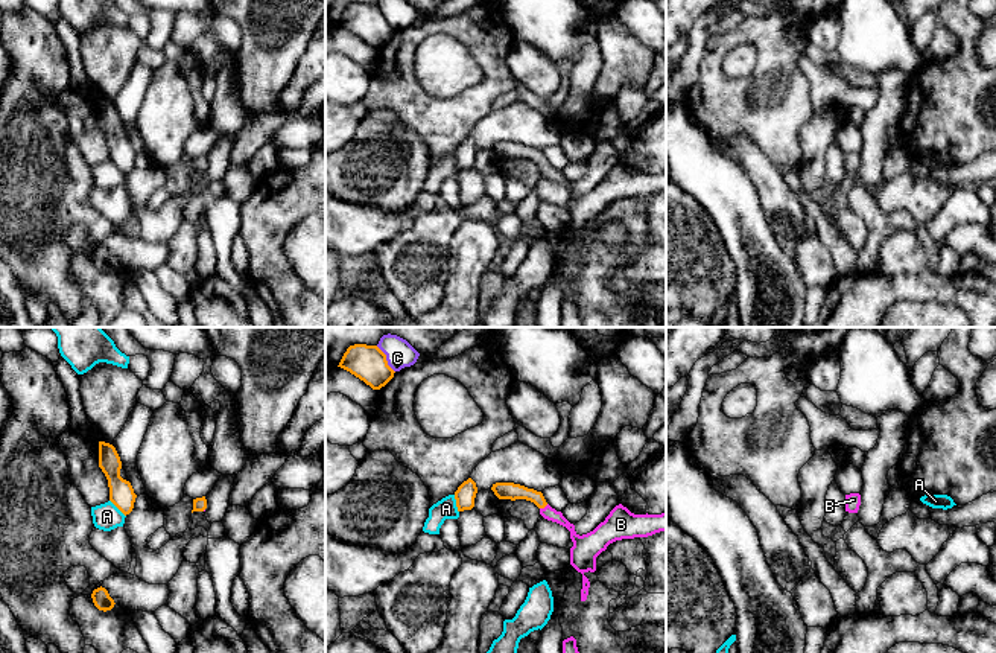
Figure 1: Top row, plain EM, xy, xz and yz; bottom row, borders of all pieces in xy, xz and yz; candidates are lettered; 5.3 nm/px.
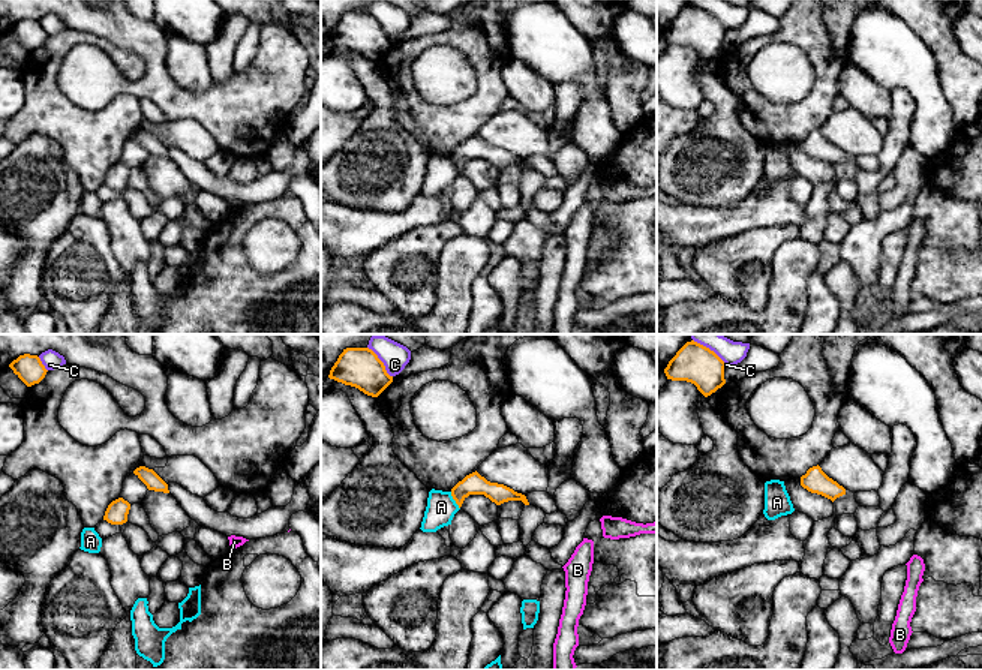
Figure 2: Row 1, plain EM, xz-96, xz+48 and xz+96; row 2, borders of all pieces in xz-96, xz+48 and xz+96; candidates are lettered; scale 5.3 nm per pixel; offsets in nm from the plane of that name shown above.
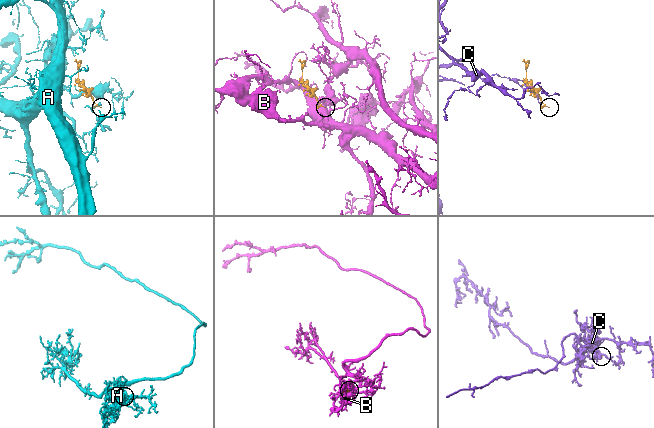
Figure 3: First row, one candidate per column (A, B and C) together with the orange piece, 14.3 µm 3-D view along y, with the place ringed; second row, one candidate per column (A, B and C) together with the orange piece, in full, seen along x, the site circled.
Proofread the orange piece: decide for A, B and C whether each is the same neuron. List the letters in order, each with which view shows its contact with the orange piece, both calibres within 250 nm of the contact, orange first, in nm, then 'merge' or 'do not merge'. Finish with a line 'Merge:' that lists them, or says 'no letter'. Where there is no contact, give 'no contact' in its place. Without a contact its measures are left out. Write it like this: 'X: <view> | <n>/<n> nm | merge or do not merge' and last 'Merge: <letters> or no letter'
A: xz | 110/110 nm | do not merge
B: xz | 100/70 nm | merge
C: xz | 190/140 nm | do not merge
Merge: B

